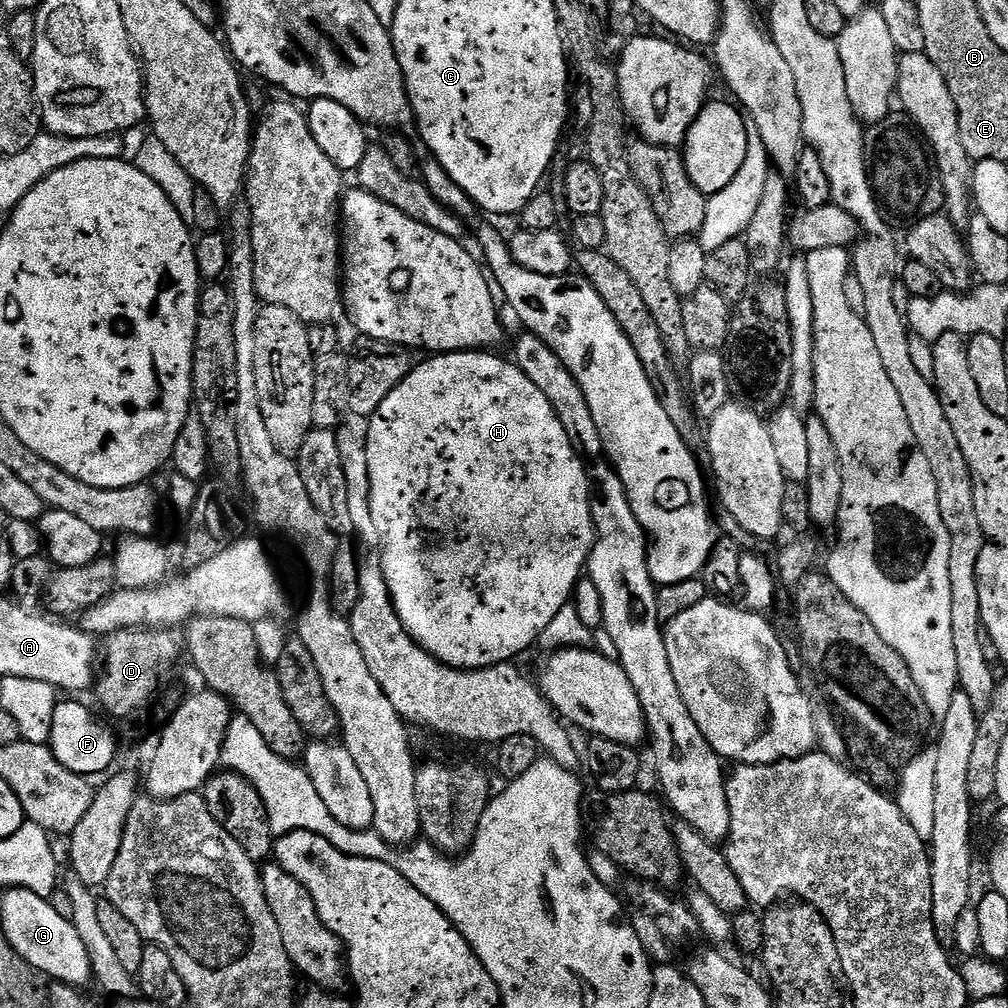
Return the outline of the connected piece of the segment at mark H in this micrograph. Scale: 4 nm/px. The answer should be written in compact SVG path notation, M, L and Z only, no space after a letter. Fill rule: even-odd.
M473 350L471 352L441 352L439 354L429 355L429 360L424 360L415 365L412 373L402 382L398 382L398 386L394 386L394 390L390 390L390 394L386 394L386 398L382 398L382 404L378 406L378 410L367 421L368 424L368 440L363 441L365 450L366 466L368 467L368 478L370 480L370 514L373 518L374 536L380 539L380 549L378 555L380 563L384 565L384 577L386 578L386 586L388 593L392 596L392 605L396 608L397 615L400 616L400 622L405 631L415 644L420 647L423 652L428 652L435 660L442 662L451 668L463 668L471 670L473 668L489 668L495 664L506 664L515 661L515 656L520 656L527 650L531 644L535 645L541 634L546 630L546 626L550 626L554 622L554 614L558 614L558 610L562 610L573 599L576 585L582 579L582 573L585 571L588 563L588 553L592 550L592 541L594 533L592 531L592 501L590 499L590 481L588 479L588 469L585 461L580 461L580 456L576 453L573 439L569 436L562 426L562 422L558 422L558 414L554 414L554 410L550 406L550 402L546 402L546 394L542 394L542 390L538 390L538 386L534 386L534 382L530 382L530 378L526 378L526 374L522 374L522 370L511 359L503 360L500 356L492 356L488 350Z

